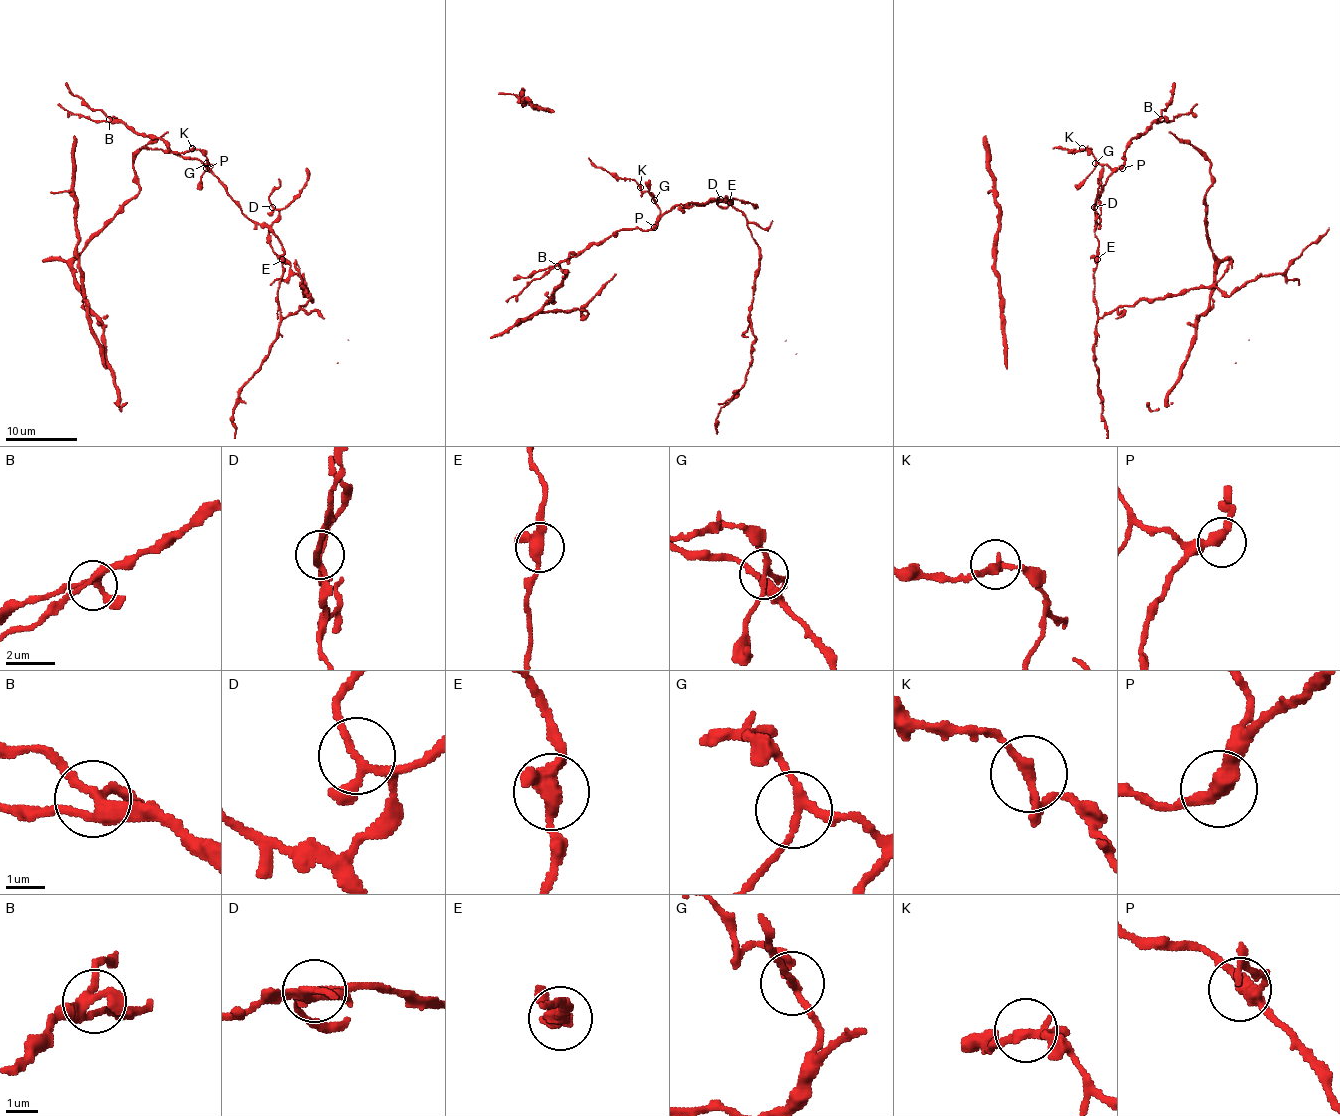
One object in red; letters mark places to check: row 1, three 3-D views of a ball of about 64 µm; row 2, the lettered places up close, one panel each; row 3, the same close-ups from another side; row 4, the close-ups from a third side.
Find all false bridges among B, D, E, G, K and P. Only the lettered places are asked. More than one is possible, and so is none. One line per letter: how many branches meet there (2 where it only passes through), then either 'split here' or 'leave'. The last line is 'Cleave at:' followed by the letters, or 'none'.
B: branches 4; leave
D: branches 4; split here
E: branches 3; leave
G: branches 3; leave
K: branches 3; leave
P: branches 2; leave
Cleave at: D

